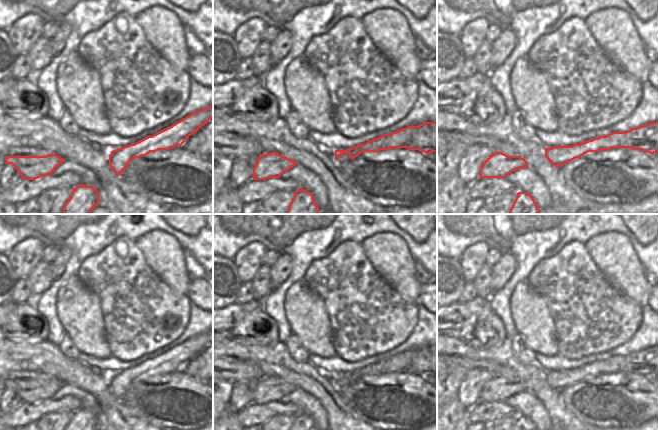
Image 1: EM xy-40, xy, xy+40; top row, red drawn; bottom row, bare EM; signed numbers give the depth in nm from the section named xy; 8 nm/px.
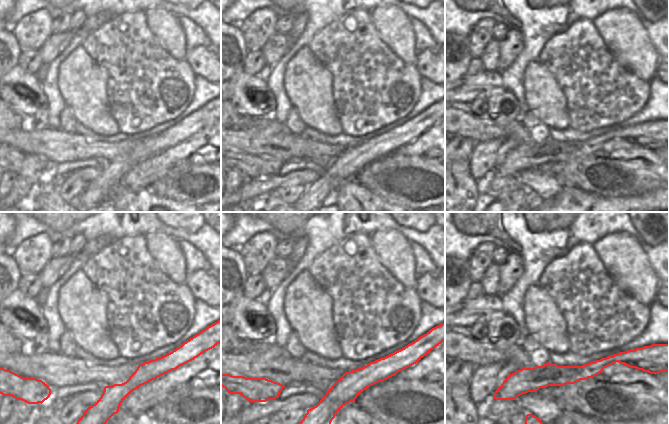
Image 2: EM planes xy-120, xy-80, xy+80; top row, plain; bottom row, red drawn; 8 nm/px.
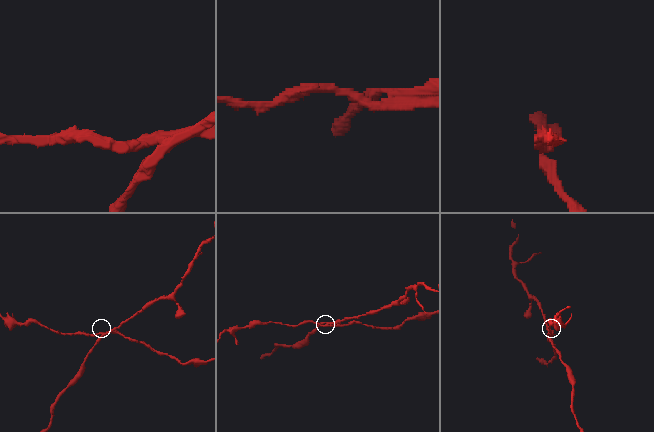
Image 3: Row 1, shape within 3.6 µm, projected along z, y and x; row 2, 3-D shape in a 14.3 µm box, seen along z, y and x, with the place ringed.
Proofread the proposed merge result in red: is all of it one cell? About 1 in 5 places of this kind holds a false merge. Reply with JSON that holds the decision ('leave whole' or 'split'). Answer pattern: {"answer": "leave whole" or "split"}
{"answer": "split"}

